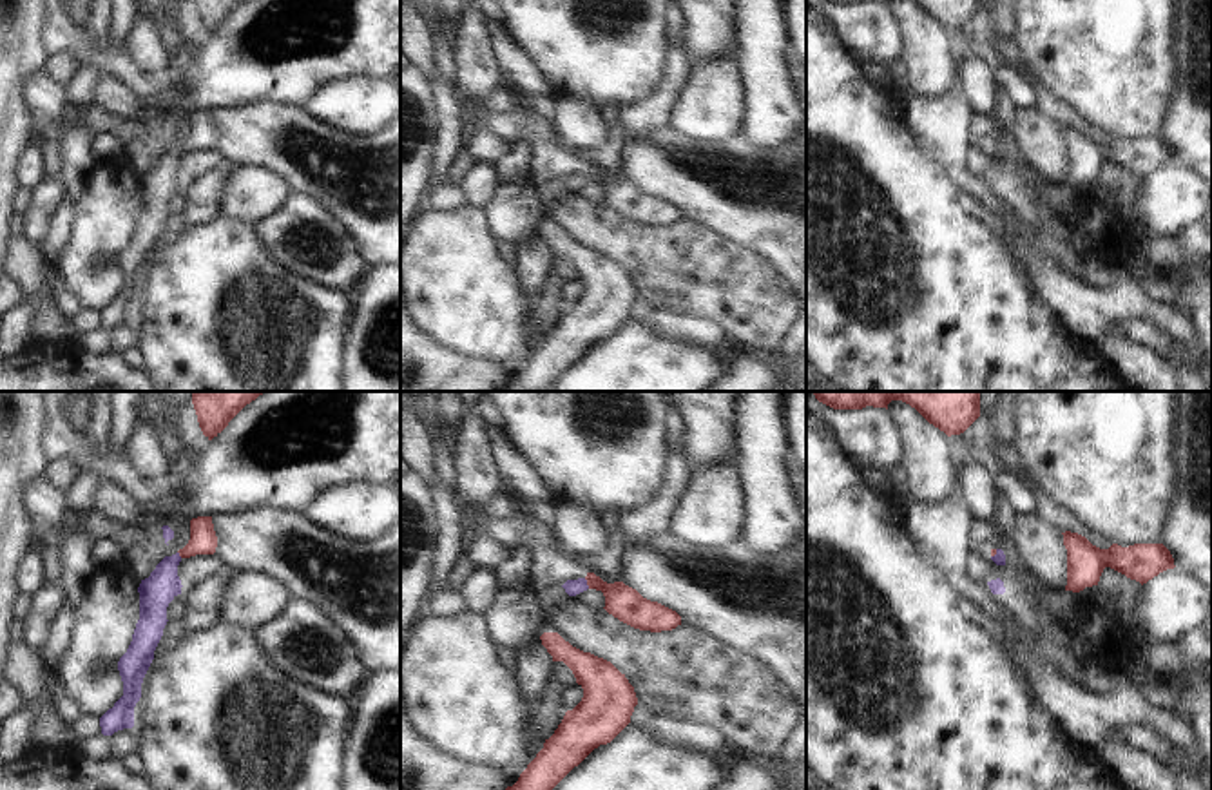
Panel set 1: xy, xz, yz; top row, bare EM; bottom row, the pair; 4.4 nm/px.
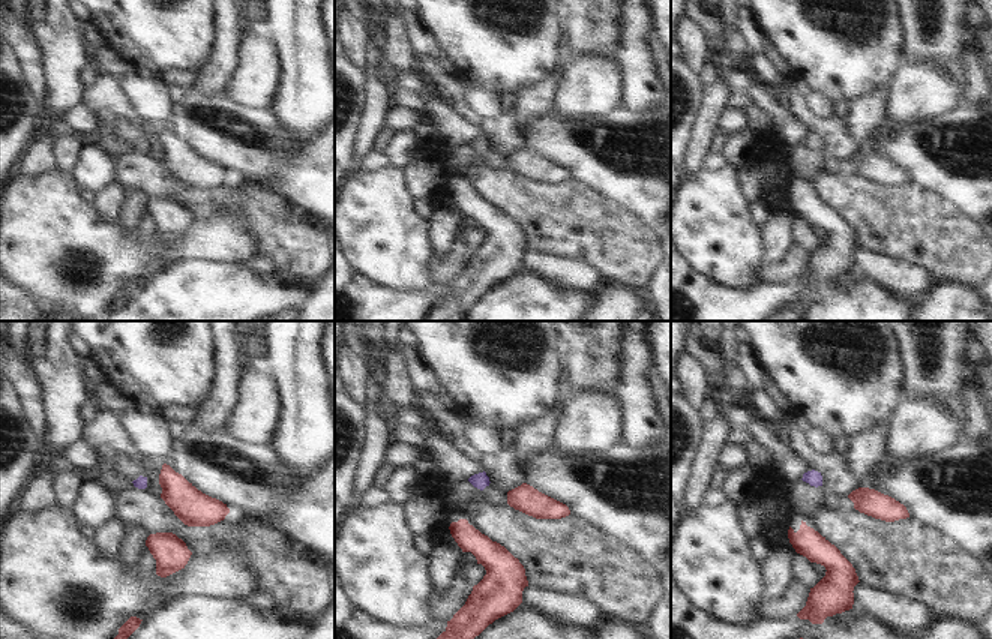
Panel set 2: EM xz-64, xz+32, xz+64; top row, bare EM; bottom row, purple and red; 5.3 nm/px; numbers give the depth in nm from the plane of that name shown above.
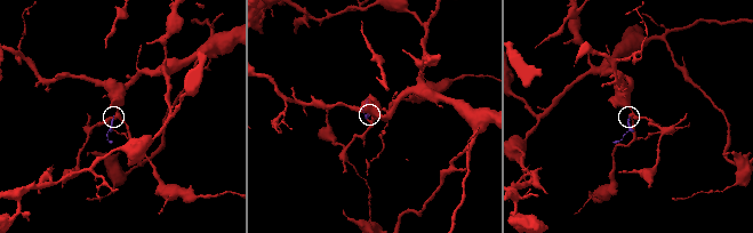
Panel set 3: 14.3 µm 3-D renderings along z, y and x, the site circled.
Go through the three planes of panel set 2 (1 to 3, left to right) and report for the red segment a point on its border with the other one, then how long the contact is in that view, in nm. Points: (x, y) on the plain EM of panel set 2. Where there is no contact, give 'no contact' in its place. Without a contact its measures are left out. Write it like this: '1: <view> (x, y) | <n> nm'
1: no contact
2: no contact
3: no contact

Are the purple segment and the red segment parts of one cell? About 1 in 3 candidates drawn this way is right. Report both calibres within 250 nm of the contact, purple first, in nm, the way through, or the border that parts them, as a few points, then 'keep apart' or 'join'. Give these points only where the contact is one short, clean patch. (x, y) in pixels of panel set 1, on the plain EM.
calibres 70 and 150 nm; border xz (584, 173), (589, 182); keep apart

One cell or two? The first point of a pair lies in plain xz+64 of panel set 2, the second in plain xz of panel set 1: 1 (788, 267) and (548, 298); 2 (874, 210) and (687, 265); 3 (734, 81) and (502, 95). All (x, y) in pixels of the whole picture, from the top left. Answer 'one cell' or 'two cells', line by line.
1: one cell
2: one cell
3: one cell

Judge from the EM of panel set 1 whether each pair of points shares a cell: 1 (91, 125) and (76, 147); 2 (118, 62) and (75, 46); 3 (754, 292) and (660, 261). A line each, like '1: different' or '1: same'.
1: different
2: same
3: same

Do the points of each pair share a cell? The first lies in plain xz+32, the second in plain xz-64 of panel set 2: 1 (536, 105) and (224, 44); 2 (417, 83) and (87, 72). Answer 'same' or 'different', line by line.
1: same
2: same

